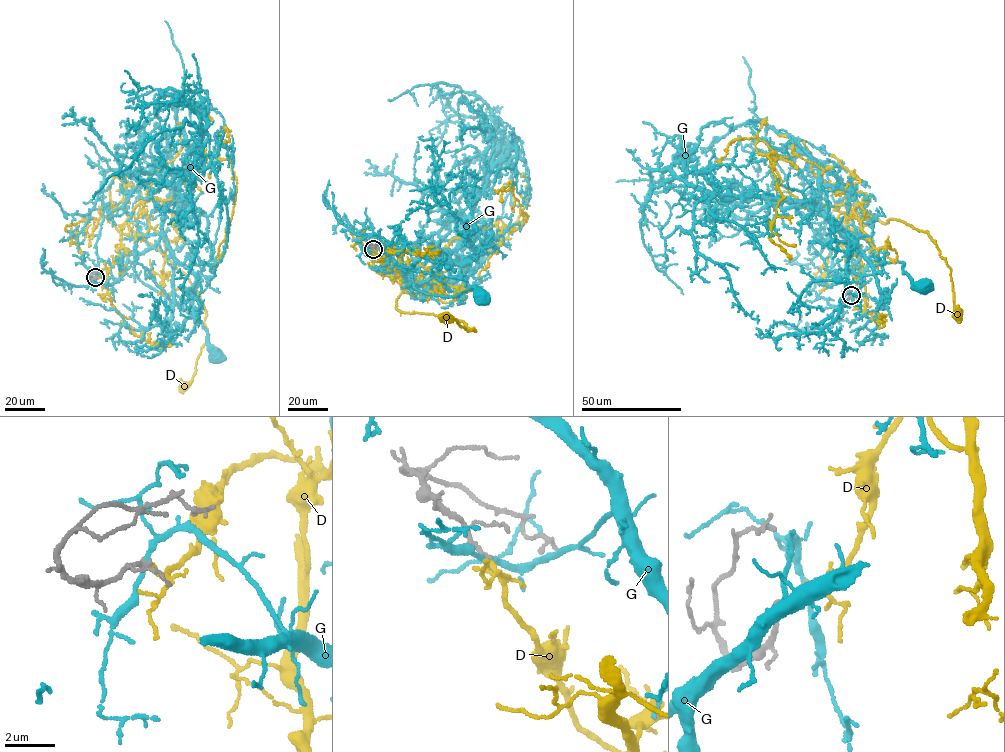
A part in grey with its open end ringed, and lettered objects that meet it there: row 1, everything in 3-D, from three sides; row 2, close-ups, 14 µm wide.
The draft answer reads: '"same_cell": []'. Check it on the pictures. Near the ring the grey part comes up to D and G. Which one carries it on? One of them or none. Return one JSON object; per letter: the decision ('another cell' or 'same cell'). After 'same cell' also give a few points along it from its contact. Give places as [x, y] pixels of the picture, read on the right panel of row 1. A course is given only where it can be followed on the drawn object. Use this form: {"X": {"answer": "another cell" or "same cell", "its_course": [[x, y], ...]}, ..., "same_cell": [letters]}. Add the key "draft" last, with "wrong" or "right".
{"D": {"answer": "same cell", "its_course": [[851, 295], [864, 273], [852, 215], [840, 190], [880, 221], [899, 220], [928, 233], [950, 268], [958, 315]]}, "G": {"answer": "another cell"}, "same_cell": ["D"], "draft": "wrong"}

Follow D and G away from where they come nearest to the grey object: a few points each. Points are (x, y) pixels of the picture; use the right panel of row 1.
D: (851, 295), (864, 273), (852, 215), (840, 190), (880, 221), (899, 220), (928, 233), (950, 268), (958, 315)
G: (851, 295), (872, 245), (839, 229), (868, 259), (904, 262), (911, 284), (924, 288)

